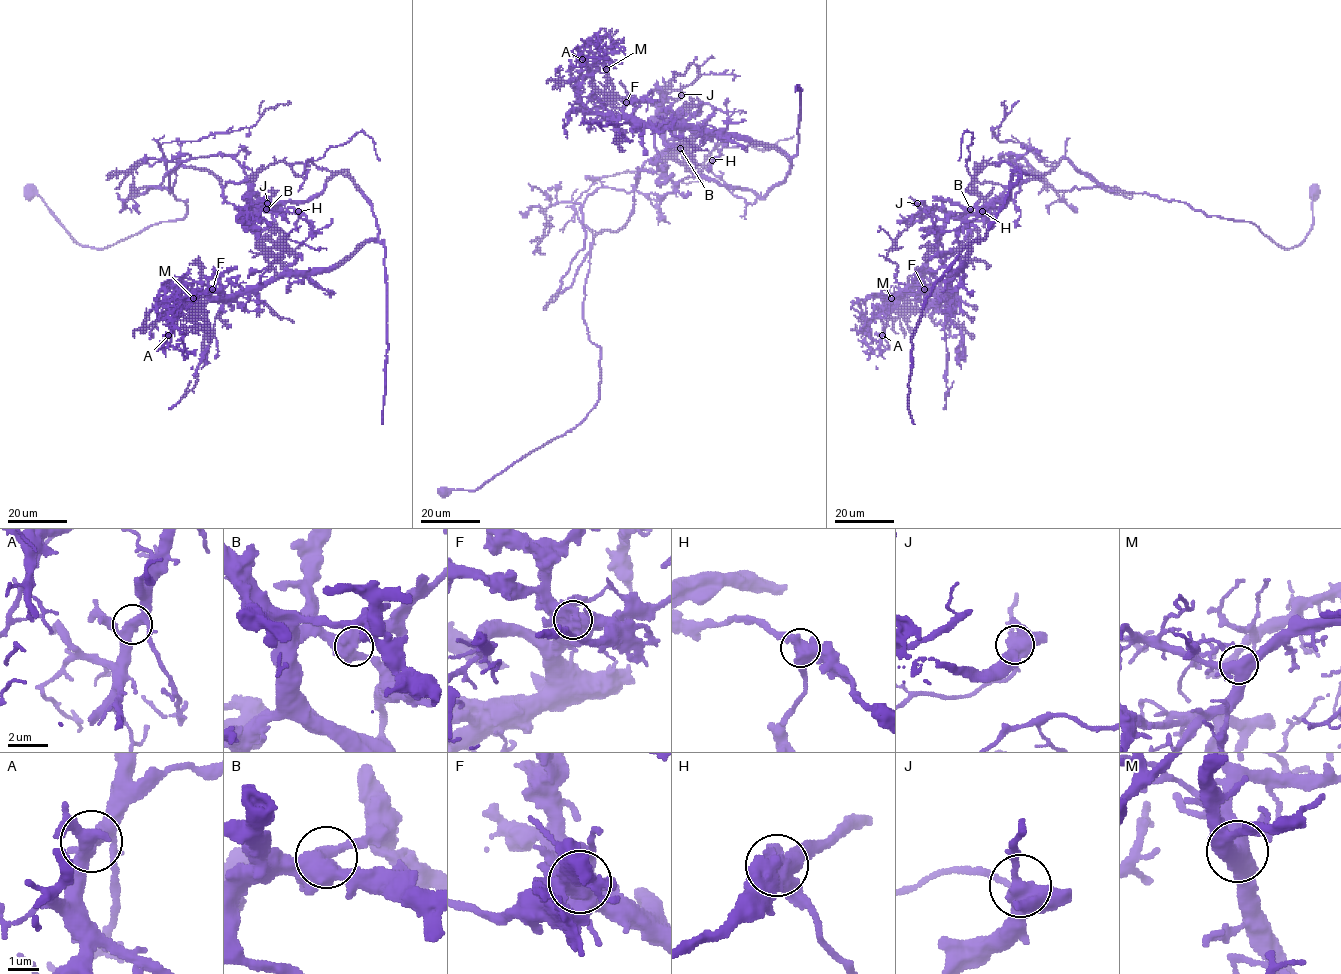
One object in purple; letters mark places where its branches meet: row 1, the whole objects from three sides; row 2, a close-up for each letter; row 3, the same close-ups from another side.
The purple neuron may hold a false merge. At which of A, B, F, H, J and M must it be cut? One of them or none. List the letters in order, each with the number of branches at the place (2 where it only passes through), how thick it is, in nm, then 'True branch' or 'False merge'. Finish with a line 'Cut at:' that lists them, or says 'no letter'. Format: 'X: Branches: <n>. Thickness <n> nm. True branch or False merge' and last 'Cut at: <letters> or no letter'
A: Branches: 4. Thickness 400 nm. True branch
B: Branches: 4. Thickness 550 nm. True branch
F: Branches: 5. Thickness 850 nm. True branch
H: Branches: 3. Thickness 500 nm. True branch
J: Branches: 5. Thickness 500 nm. False merge
M: Branches: 4. Thickness 500 nm. True branch
Cut at: J

